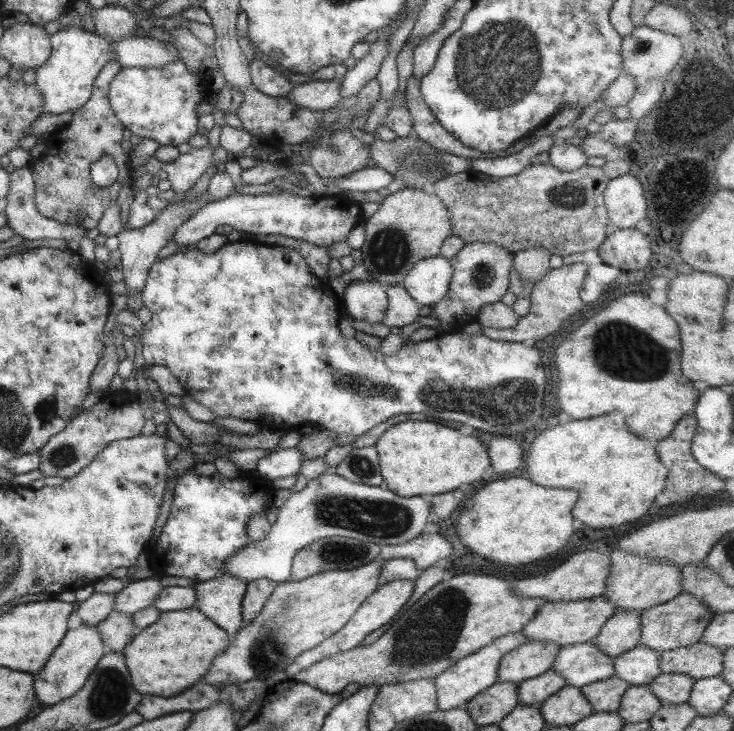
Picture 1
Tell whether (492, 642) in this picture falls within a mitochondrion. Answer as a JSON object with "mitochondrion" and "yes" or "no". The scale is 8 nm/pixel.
{"mitochondrion":"no"}

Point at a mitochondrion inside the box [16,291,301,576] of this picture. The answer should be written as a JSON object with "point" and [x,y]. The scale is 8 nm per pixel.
{"point":[62,457]}

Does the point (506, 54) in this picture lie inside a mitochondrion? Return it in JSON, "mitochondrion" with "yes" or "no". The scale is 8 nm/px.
{"mitochondrion":"yes"}

